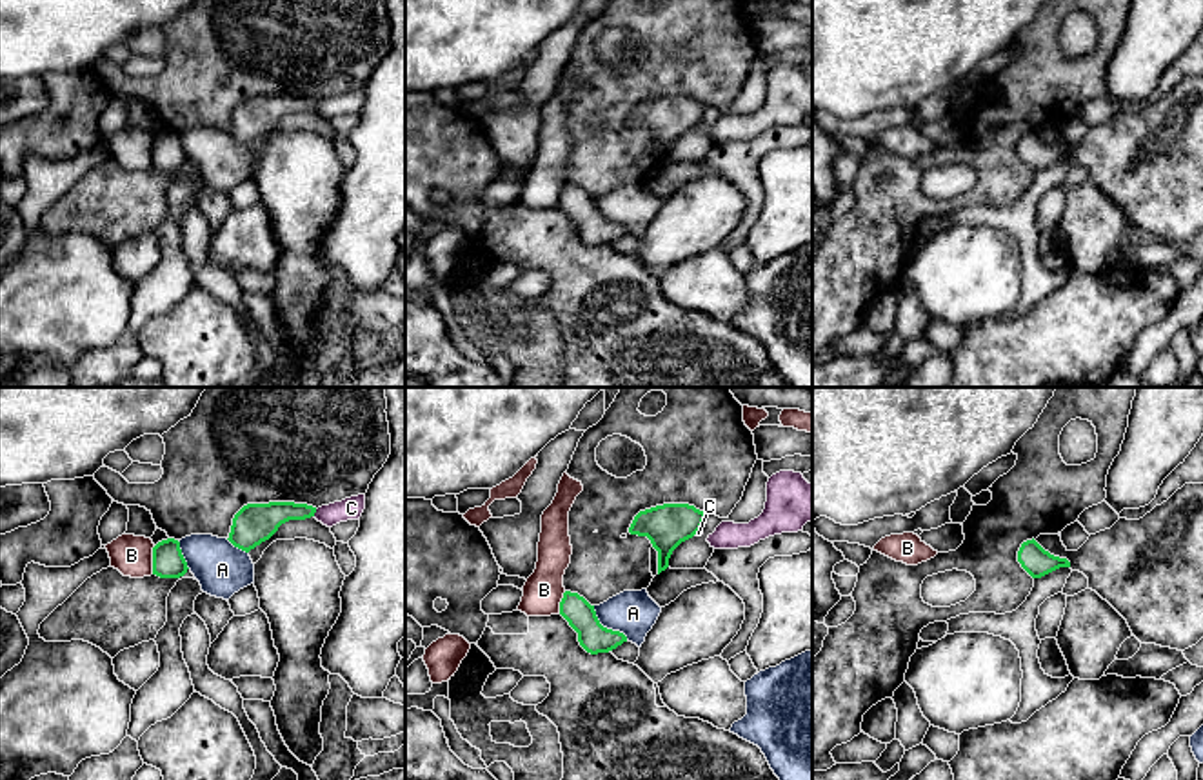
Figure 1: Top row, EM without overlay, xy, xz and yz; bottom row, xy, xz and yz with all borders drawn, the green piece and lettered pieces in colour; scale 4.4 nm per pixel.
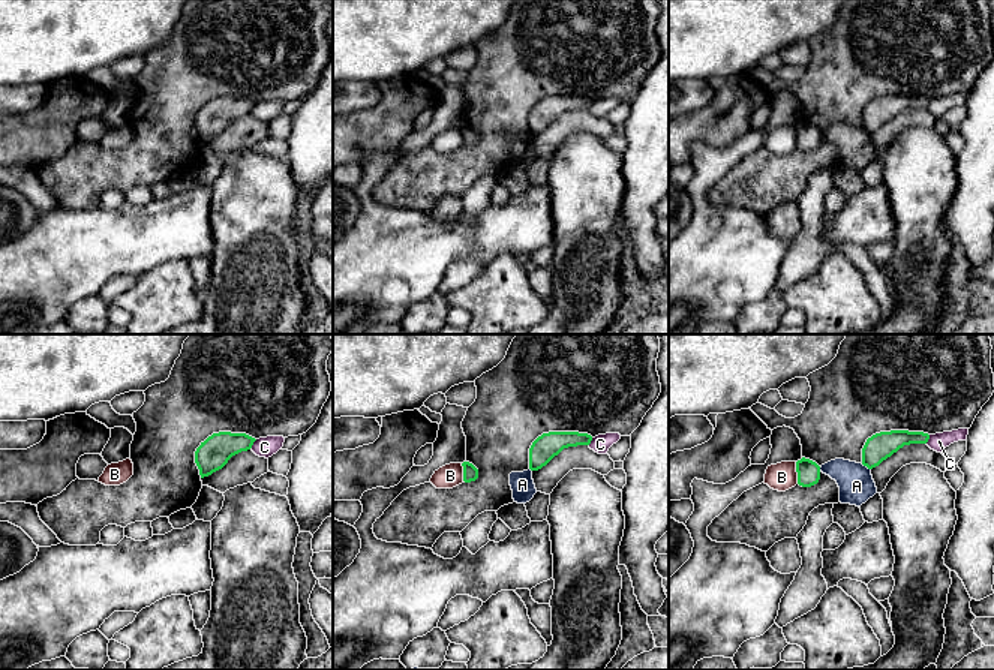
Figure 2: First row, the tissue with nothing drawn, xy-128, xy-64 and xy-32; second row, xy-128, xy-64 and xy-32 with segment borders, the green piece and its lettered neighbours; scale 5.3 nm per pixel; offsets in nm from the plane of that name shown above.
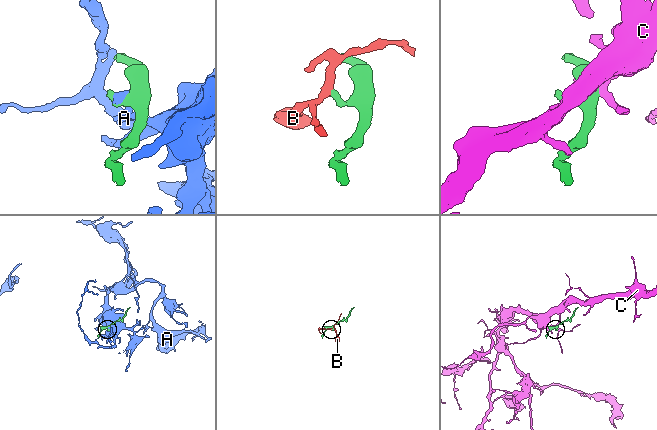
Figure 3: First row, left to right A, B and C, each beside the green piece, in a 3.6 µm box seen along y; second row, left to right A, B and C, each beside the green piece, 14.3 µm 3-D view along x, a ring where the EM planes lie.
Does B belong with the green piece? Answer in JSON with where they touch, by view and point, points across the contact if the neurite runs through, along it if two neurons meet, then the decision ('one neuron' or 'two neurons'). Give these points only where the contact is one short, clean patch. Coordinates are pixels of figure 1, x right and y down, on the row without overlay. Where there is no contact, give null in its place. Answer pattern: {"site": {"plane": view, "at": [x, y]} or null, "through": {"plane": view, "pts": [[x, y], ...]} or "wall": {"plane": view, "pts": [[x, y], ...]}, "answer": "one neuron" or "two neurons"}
{"site": {"plane": "xy", "at": [153, 153]}, "wall": {"plane": "xy", "pts": [[155, 139], [151, 166]]}, "answer": "two neurons"}

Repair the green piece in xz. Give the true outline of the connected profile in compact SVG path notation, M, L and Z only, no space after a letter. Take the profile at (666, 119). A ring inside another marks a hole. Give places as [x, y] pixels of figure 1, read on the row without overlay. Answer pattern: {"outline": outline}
{"outline": "M663 96L640 104L631 127L647 129L658 144L658 167L669 160L672 144L703 118L705 105L689 96Z"}

